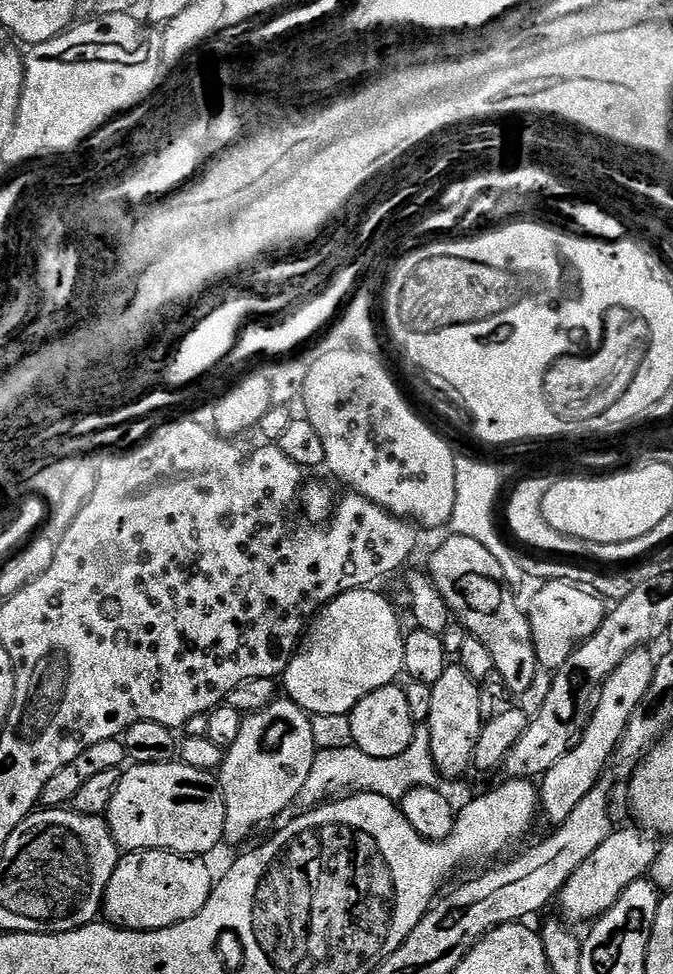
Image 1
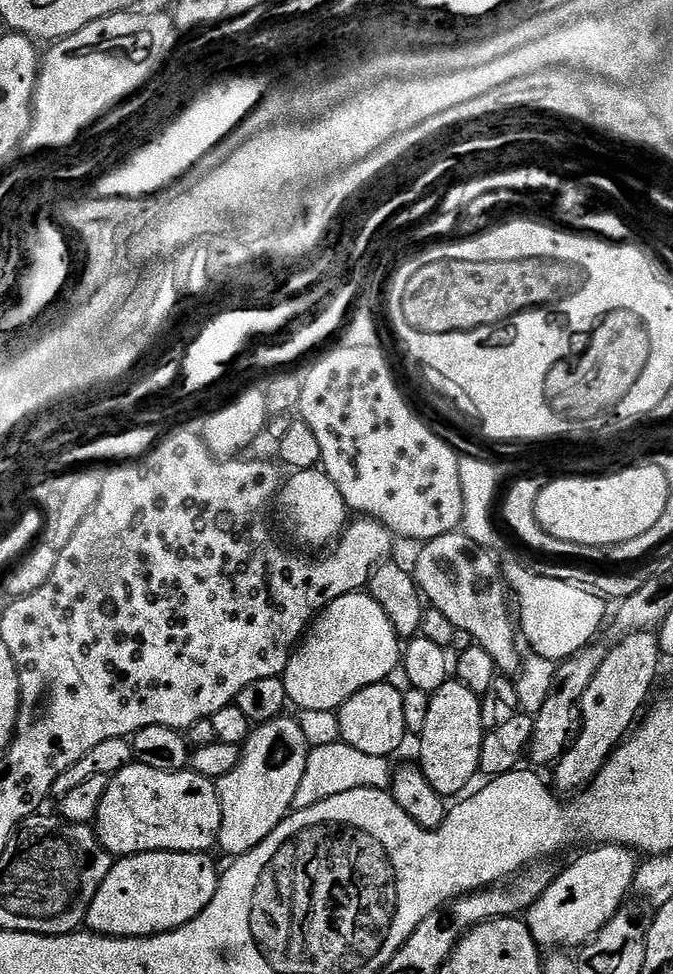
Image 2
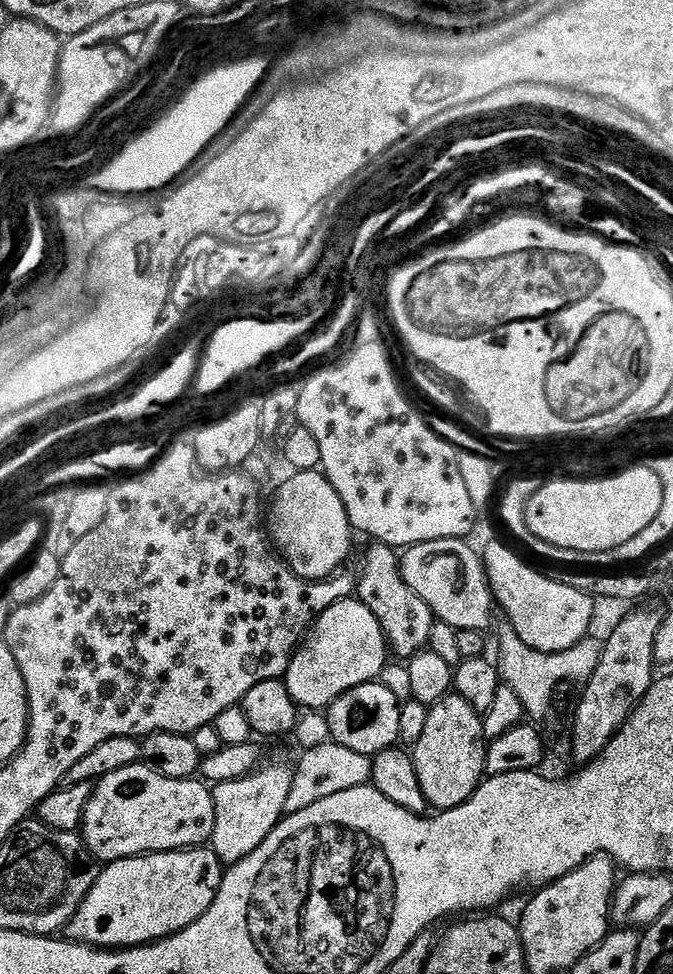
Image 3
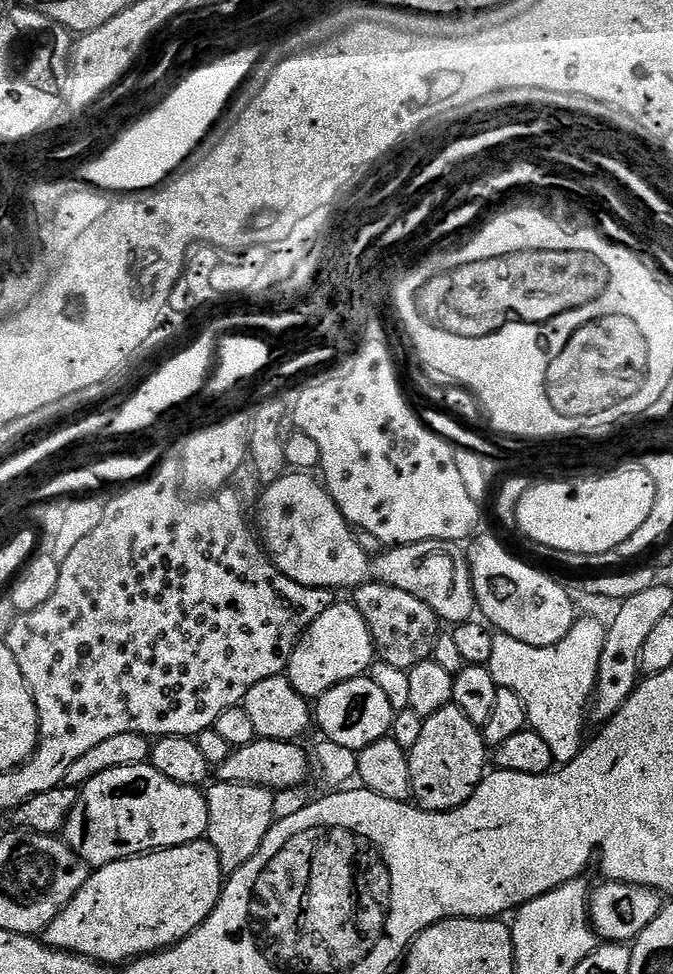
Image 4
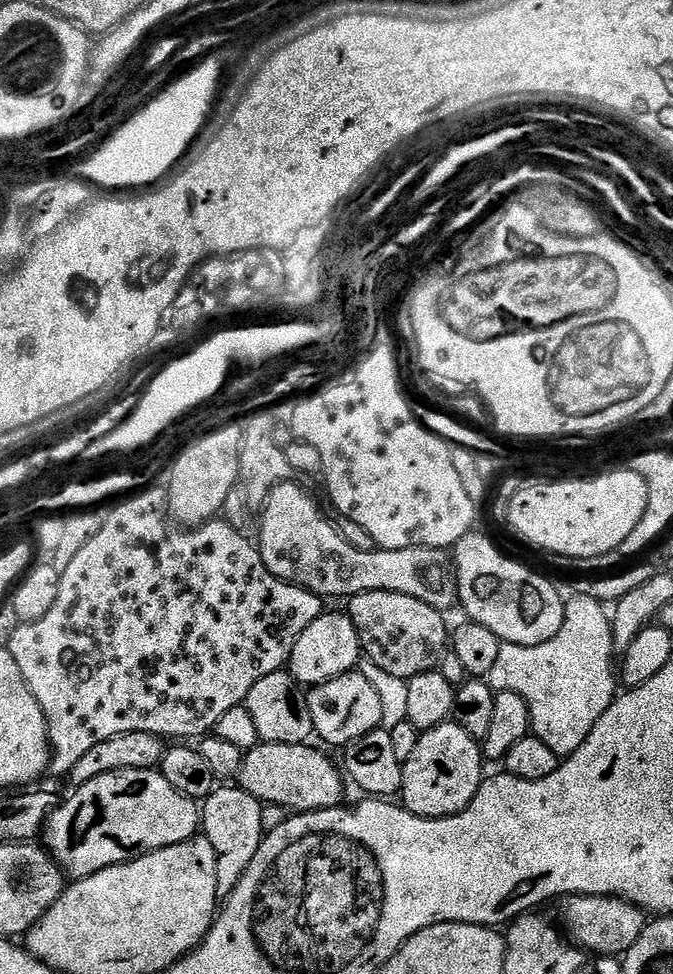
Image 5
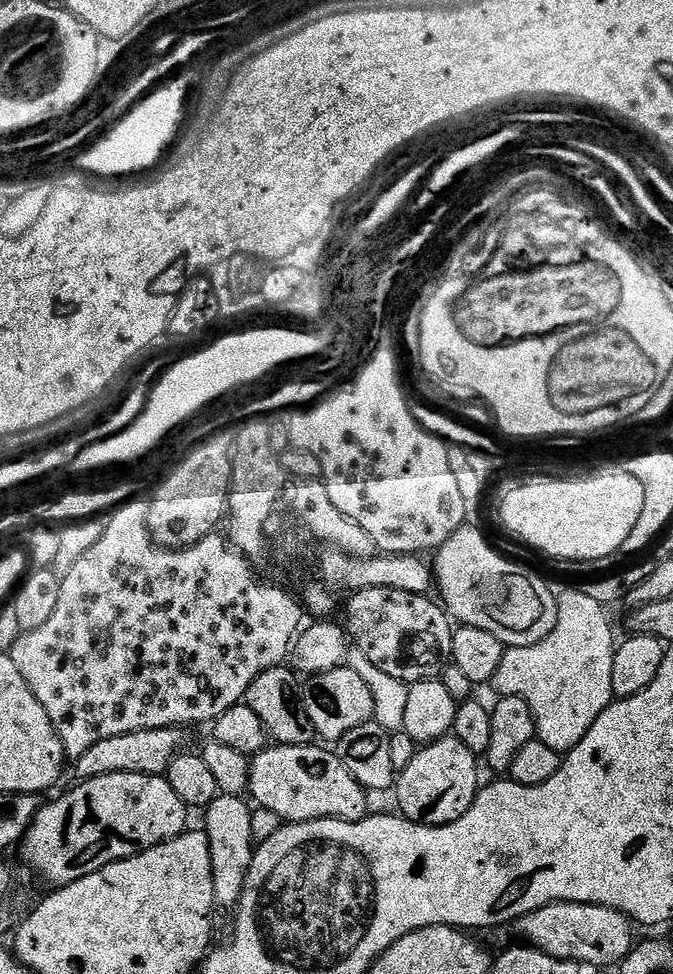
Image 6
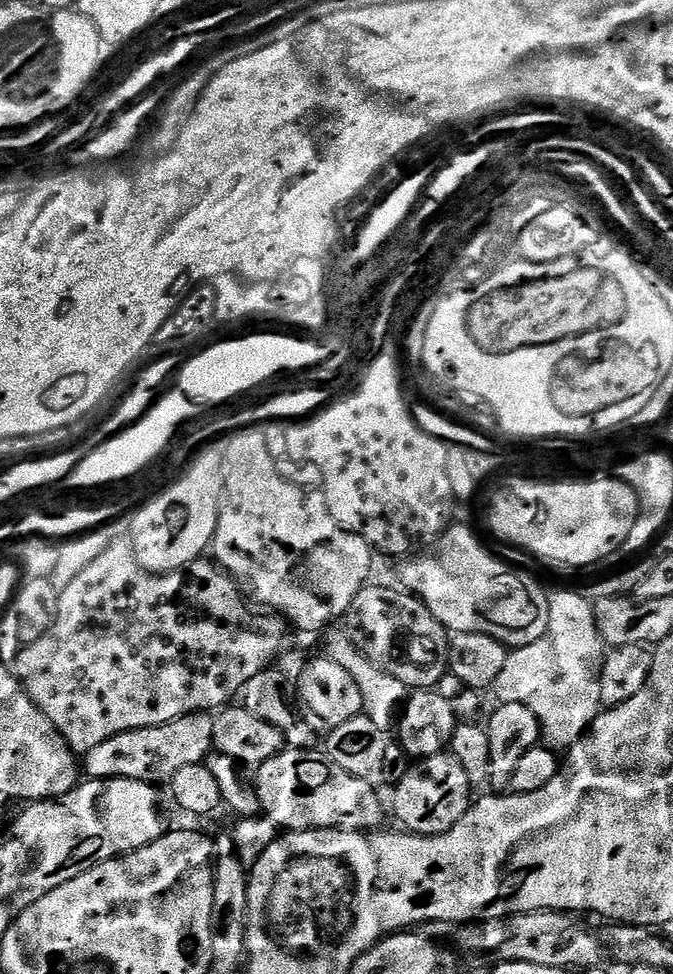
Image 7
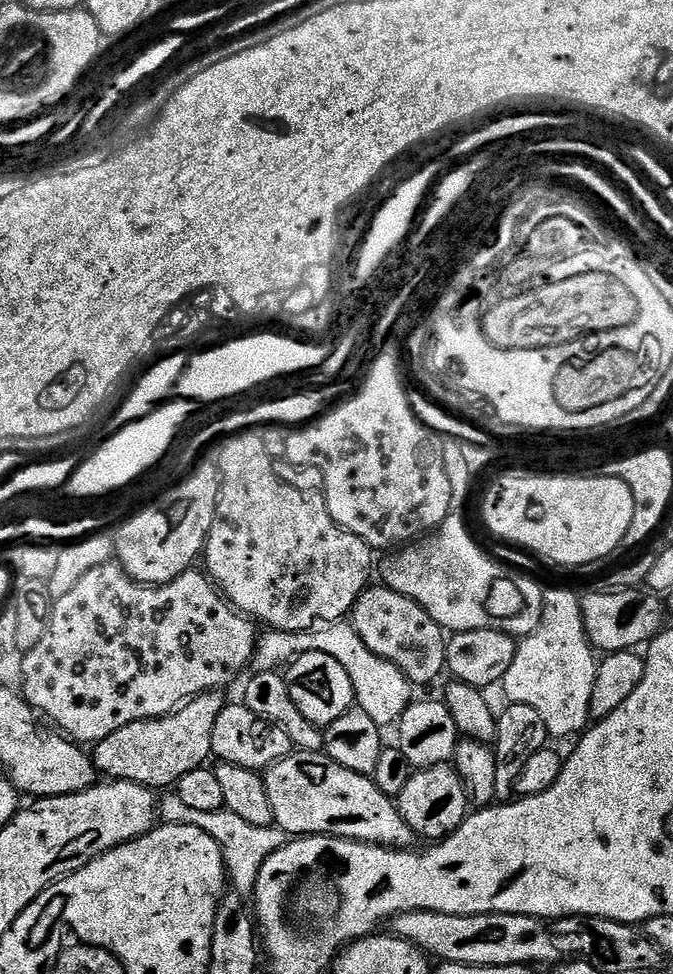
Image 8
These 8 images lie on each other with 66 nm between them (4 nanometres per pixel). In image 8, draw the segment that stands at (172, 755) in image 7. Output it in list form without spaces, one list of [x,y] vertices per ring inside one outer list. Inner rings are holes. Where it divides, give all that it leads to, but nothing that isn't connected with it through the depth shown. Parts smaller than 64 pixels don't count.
[[[223,691],[203,692],[176,711],[157,720],[130,722],[122,730],[114,730],[91,749],[97,773],[109,781],[129,780],[143,788],[171,789],[190,770],[198,770],[209,763],[212,756],[212,735],[218,714],[222,714],[226,697]]]

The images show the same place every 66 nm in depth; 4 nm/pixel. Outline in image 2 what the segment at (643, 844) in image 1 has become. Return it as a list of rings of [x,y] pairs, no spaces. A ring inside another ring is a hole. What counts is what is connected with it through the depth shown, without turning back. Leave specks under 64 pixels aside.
[[[602,844],[599,846],[589,847],[587,850],[581,851],[584,852],[580,857],[577,858],[576,861],[573,862],[572,865],[569,866],[568,869],[565,870],[564,873],[559,876],[559,874],[553,875],[552,881],[550,882],[550,886],[546,888],[546,890],[540,895],[538,898],[538,902],[534,902],[530,905],[526,913],[526,923],[528,925],[528,929],[530,930],[530,934],[534,938],[534,942],[540,945],[541,949],[544,950],[580,950],[583,949],[585,944],[588,944],[595,938],[597,934],[600,933],[606,926],[606,922],[610,922],[610,918],[614,918],[614,914],[617,912],[619,908],[625,907],[626,901],[624,900],[627,896],[630,896],[632,892],[632,883],[634,882],[634,878],[636,877],[636,869],[638,867],[638,856],[633,849],[624,848],[621,844]]]

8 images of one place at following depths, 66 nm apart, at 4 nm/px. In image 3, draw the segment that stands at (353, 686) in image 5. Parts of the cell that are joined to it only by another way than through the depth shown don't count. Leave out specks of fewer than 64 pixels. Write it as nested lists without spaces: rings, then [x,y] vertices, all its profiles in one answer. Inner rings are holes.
[[[379,682],[346,690],[346,694],[339,696],[326,710],[331,739],[349,750],[369,757],[397,747],[400,738],[398,714],[401,703],[401,700],[394,698],[394,694],[390,694],[390,690],[386,690],[386,686]]]

